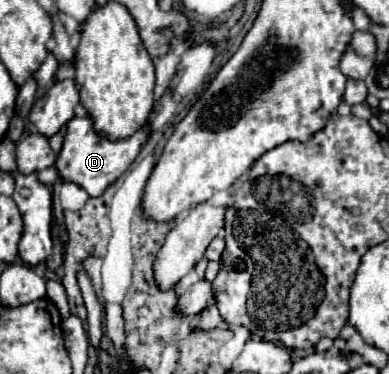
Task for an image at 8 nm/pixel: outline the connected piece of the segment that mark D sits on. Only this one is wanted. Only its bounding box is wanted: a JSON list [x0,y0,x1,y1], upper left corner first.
[56,116,148,196]

